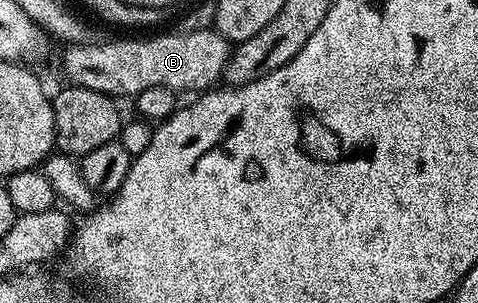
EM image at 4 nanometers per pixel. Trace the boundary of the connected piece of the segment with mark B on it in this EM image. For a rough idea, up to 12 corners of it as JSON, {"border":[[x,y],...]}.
{"border":[[211,28],[64,51],[71,84],[112,98],[199,94],[232,45]]}

